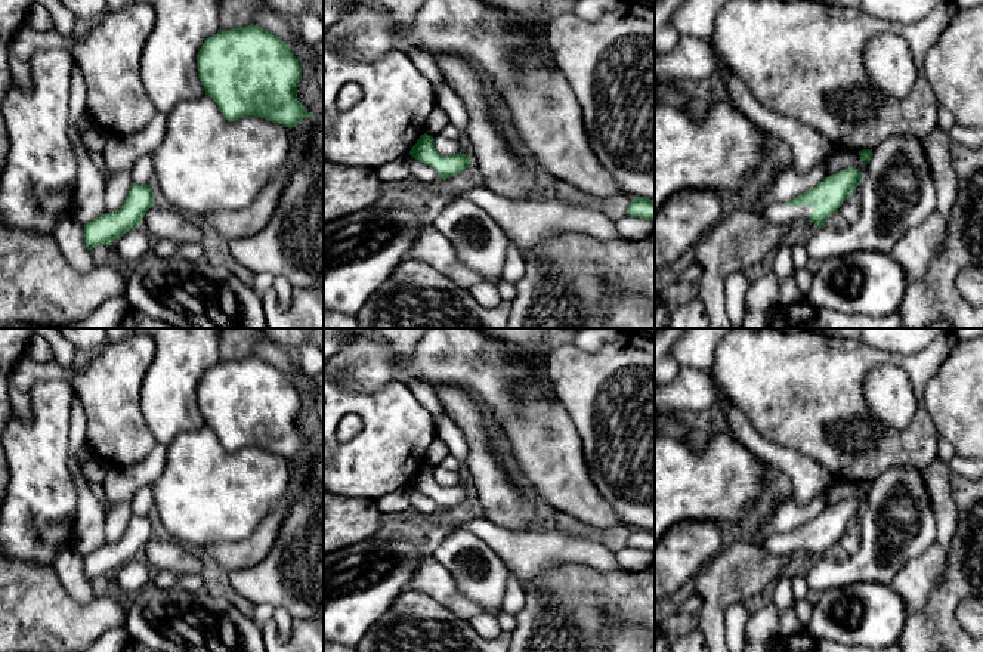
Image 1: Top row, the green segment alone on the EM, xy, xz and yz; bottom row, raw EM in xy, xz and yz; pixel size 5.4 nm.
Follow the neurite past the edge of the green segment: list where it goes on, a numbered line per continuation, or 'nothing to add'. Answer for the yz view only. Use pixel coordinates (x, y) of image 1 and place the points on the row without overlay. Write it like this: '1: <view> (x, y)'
1: yz (778, 544)

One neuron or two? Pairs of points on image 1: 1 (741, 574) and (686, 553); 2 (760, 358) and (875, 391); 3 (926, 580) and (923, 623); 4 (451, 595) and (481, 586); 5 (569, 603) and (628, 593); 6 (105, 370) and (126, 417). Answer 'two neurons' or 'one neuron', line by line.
1: two neurons
2: two neurons
3: two neurons
4: two neurons
5: one neuron
6: one neuron

